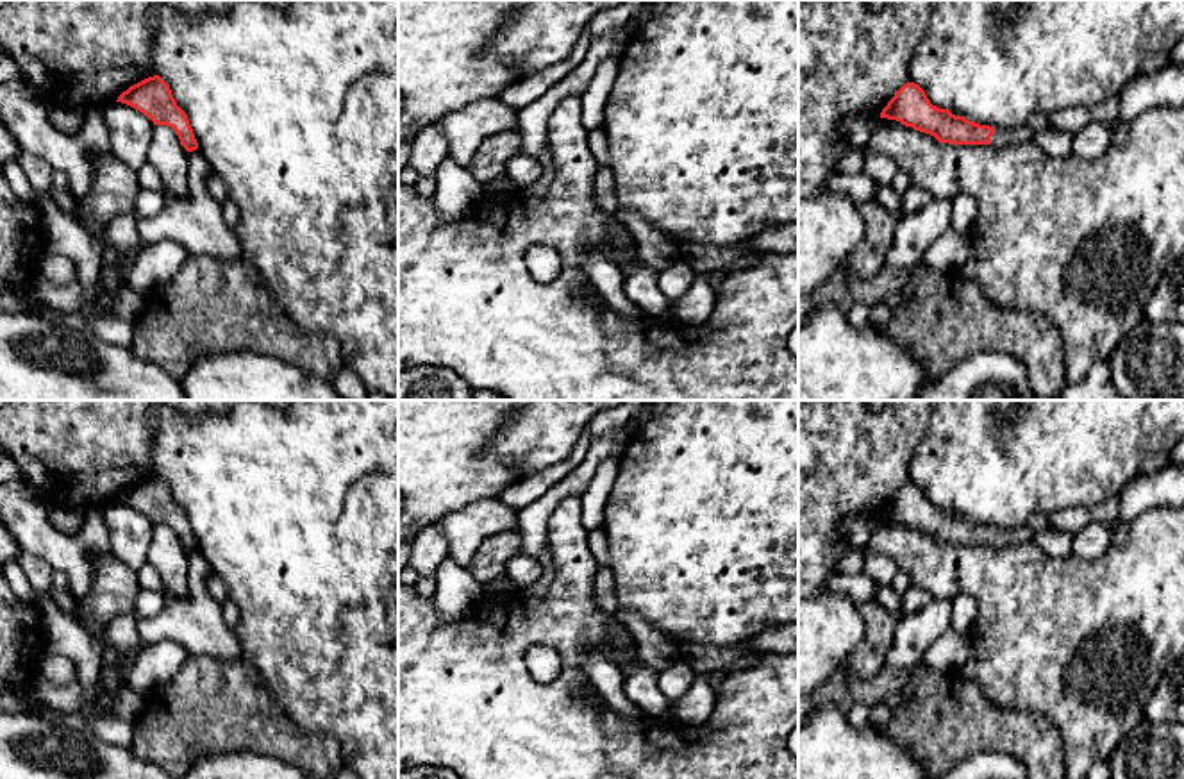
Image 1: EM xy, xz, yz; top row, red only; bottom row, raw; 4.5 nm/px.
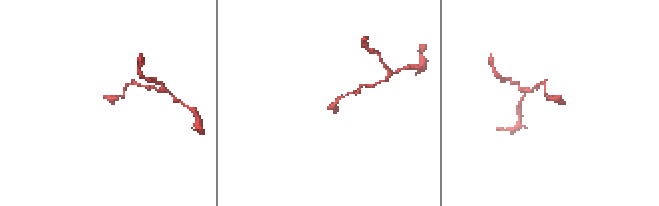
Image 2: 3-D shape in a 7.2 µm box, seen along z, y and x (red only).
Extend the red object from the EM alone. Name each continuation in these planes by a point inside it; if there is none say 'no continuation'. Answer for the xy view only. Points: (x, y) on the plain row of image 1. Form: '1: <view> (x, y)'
no continuation

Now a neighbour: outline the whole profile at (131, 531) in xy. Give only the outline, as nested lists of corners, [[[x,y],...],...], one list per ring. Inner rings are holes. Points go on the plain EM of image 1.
[[[121,502],[104,507],[102,516],[111,538],[111,554],[138,574],[148,563],[154,522]]]

